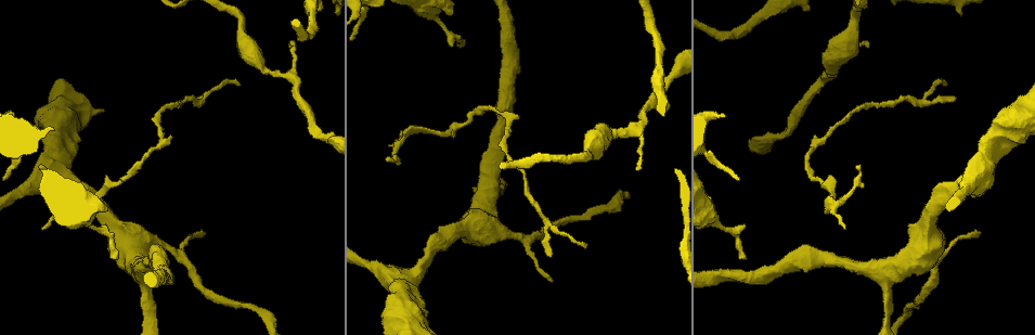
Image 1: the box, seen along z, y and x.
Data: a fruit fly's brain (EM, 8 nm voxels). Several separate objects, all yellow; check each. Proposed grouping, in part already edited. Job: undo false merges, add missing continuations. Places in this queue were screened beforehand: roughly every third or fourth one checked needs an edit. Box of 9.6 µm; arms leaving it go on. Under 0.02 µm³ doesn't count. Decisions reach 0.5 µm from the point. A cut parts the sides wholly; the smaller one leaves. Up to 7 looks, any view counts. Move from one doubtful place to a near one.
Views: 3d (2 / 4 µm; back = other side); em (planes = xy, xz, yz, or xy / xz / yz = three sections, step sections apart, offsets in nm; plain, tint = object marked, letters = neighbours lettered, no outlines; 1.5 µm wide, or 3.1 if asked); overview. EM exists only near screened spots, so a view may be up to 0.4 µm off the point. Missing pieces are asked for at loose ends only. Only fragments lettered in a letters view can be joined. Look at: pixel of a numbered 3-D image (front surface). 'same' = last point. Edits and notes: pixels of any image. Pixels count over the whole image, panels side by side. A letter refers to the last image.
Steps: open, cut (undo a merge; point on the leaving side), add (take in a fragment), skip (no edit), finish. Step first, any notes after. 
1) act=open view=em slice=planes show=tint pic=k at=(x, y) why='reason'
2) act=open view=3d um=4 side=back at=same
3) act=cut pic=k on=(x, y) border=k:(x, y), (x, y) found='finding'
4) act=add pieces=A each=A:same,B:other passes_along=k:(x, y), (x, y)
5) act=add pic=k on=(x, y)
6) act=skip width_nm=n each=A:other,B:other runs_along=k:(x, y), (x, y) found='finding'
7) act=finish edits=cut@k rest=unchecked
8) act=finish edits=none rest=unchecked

act=open view=3d um=2 pic=1 at=(271, 74) why='a narrow waist'

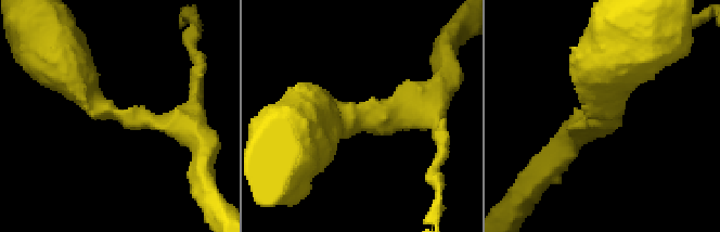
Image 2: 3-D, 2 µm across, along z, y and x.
act=open view=em slice=planes show=letters pic=2 at=(361, 115)

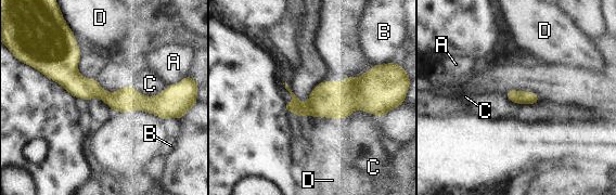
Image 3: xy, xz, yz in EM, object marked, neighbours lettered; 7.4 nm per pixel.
act=skip each=A:other,B:other,C:other,D:other border=3:(381, 116), (357, 108), (334, 120) found='all the same neuron'

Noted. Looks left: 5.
act=open view=em slice=planes show=letters pic=1 at=(388, 159) why='free end'

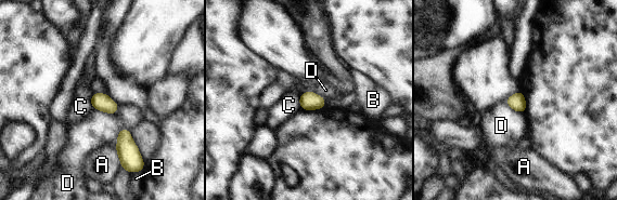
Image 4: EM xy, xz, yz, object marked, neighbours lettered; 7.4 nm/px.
act=skip width_nm=120 longest_contact=D:200nm each=A:other,B:other,C:other,D:other found='no lettered fragment goes on from it'

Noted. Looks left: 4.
act=open view=em slice=planes show=tint pic=1 at=(460, 44) why='thin end'

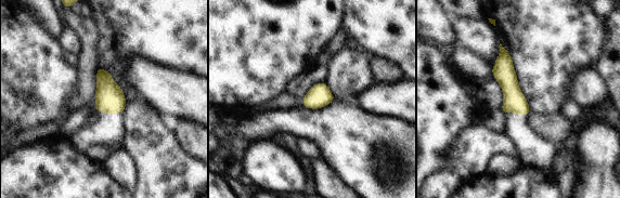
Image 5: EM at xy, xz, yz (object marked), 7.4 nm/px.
act=open view=em slice=planes show=letters at=same why='what lies round it'

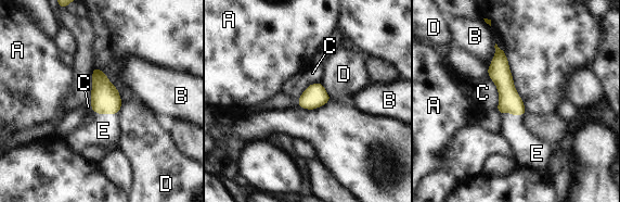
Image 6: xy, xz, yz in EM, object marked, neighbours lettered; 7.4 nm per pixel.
act=add pieces=E longest_contact=C:260nm each=A:other,B:other,C:other,D:other,E:same found='it goes on there'

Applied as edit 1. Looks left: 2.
act=finish edits=add@6 rest=unchecked

